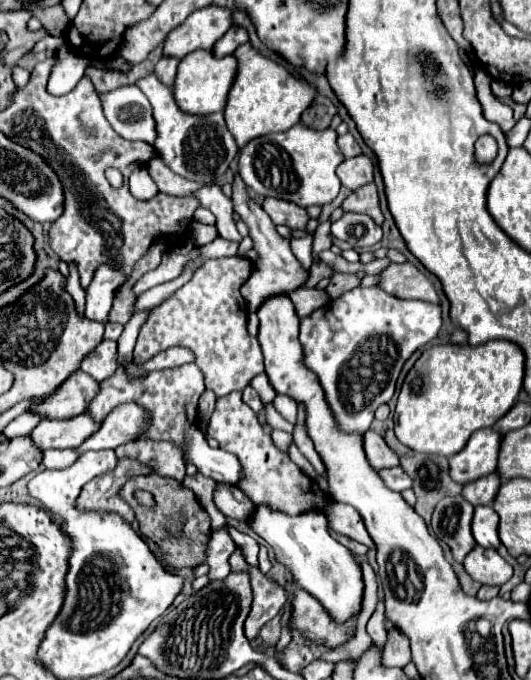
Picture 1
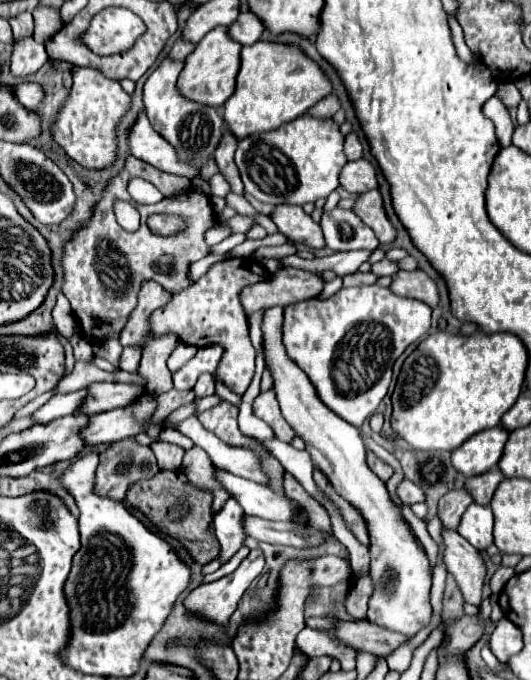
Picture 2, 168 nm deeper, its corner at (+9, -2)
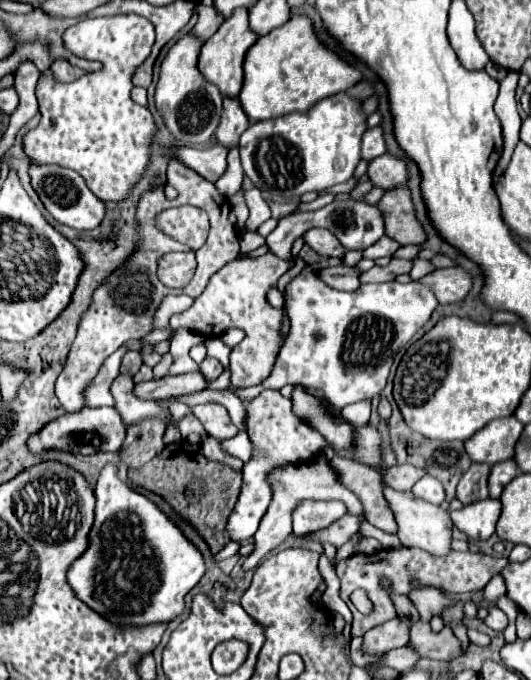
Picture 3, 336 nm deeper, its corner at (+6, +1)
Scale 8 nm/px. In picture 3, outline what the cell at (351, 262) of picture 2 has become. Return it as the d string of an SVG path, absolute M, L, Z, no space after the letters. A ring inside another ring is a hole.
M382 236L378 242L374 242L372 246L368 246L362 254L364 254L364 258L376 260L376 258L380 258L380 256L392 256L396 248L400 248L398 242L394 242L394 240L388 238L388 236Z

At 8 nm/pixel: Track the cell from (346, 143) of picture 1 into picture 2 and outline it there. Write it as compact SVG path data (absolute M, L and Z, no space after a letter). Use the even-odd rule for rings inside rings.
M349 133L345 137L345 155L349 157L349 161L357 161L363 157L363 147L361 147L359 137L355 133Z

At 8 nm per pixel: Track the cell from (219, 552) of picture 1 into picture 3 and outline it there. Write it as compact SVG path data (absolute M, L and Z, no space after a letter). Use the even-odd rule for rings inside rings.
M264 390L254 400L246 404L248 412L248 436L254 442L254 456L252 460L242 468L242 488L238 494L238 502L232 508L232 514L228 516L228 534L234 542L244 542L254 536L258 530L258 524L262 516L266 514L266 508L272 498L272 490L266 482L266 474L274 466L286 466L286 464L300 464L308 462L318 456L320 448L326 446L326 440L312 430L308 424L304 424L300 418L292 412L292 402L284 398L278 390Z

